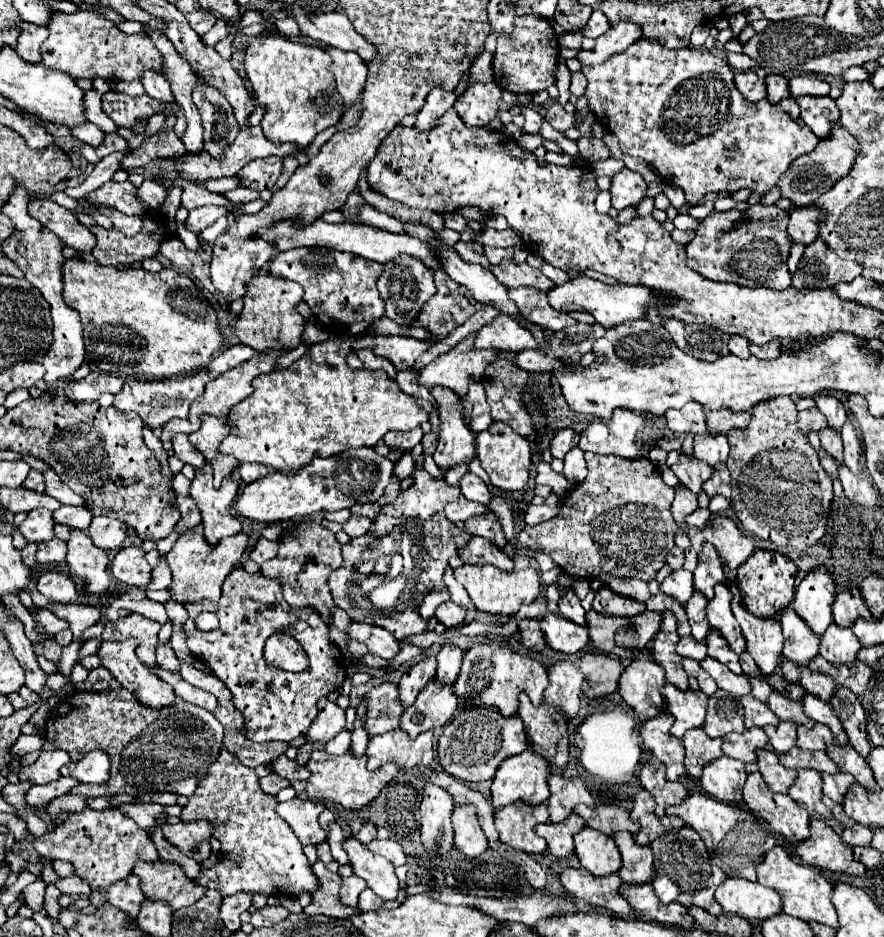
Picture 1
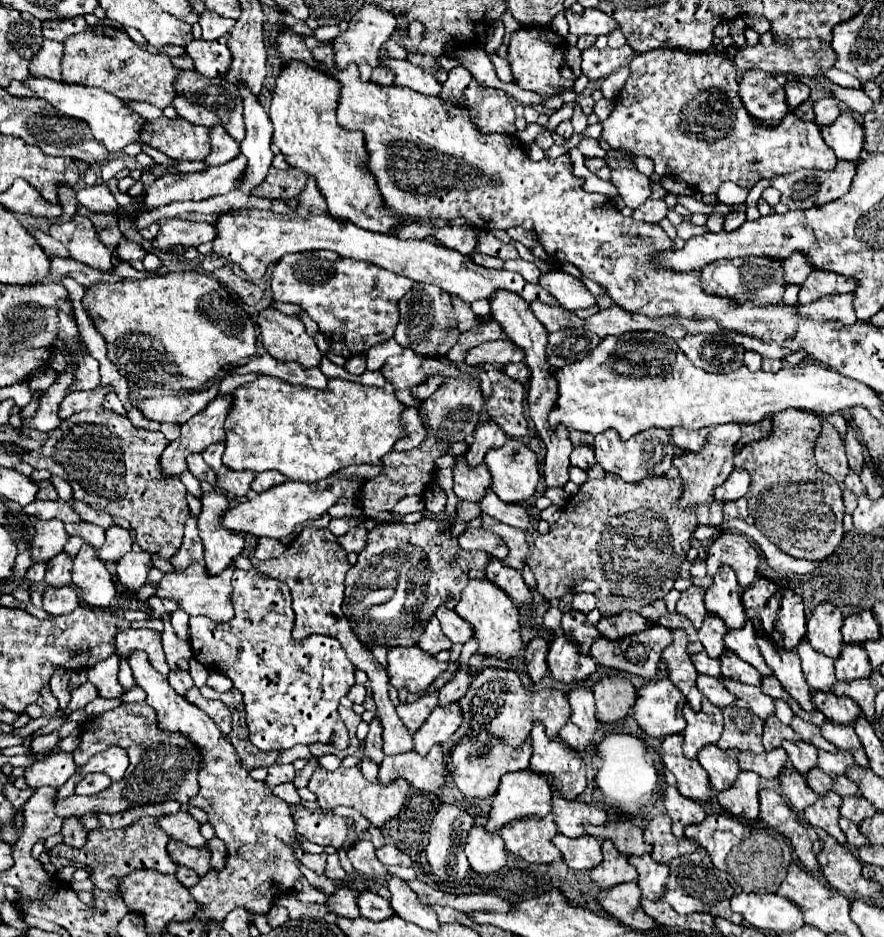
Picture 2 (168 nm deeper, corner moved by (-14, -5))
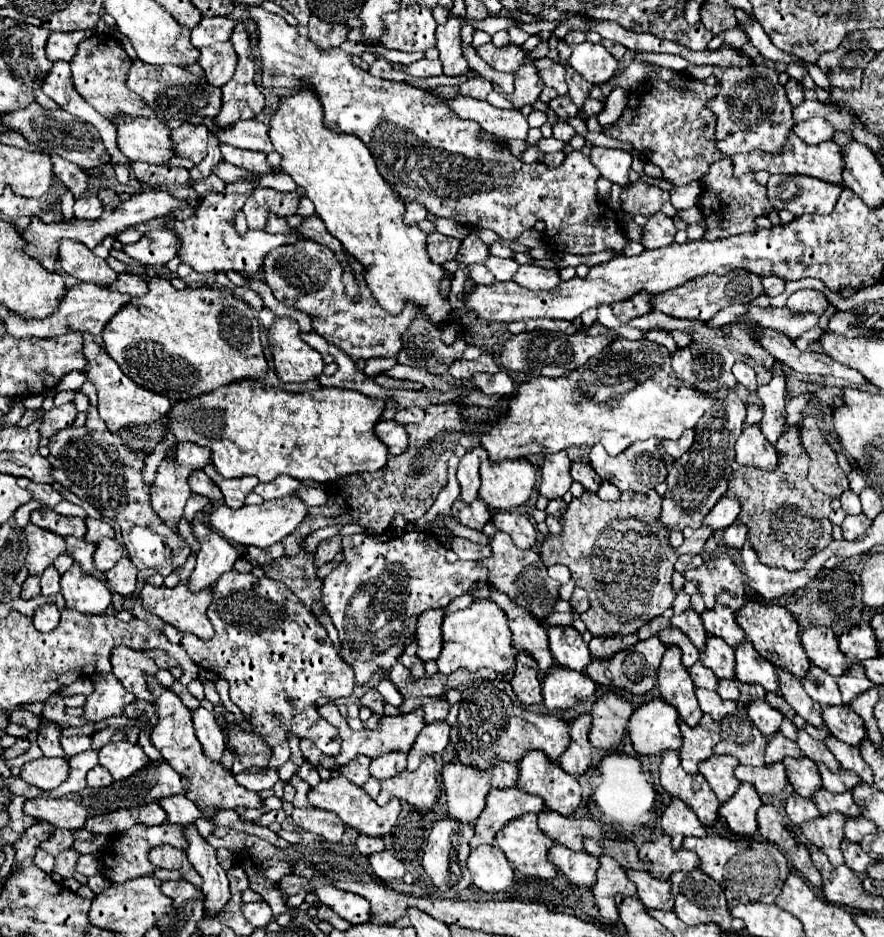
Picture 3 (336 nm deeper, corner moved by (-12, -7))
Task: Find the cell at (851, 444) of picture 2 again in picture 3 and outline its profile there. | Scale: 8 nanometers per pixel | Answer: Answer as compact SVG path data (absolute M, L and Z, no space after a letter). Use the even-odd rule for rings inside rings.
M853 466L851 472L849 472L849 486L851 486L851 490L853 490L855 494L859 494L859 492L867 486L867 482L865 482L865 478L859 474L859 468L857 468L857 466Z

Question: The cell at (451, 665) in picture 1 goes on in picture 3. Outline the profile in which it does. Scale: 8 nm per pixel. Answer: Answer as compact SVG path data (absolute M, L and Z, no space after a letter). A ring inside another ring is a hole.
M437 698L435 702L425 702L423 706L425 710L425 722L437 722L437 720L445 720L449 714L449 702L447 698Z

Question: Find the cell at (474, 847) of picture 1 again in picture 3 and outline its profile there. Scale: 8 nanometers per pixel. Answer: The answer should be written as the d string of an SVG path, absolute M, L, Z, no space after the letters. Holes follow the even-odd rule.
M477 846L471 850L467 866L473 884L485 892L501 892L513 884L513 868L497 846Z

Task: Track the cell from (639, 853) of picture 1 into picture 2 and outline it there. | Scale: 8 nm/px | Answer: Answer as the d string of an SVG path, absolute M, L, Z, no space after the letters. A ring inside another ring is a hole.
M649 854L645 856L629 856L629 864L635 866L639 872L639 888L643 890L643 898L647 900L659 900L665 894L667 878L669 878L669 866L663 866L655 862Z

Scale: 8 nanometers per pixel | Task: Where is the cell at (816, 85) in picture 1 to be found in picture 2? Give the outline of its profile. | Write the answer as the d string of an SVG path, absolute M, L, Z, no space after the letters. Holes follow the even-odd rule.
M825 94L821 100L815 102L815 124L819 128L825 128L825 126L831 126L839 116L839 108L837 108L837 102L833 98L833 94Z

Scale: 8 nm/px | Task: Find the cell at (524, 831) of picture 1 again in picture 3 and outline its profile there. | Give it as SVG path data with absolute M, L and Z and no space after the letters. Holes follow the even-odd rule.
M525 814L511 820L495 836L495 844L521 874L545 880L557 876L557 868L547 860L553 840L537 828L537 814Z

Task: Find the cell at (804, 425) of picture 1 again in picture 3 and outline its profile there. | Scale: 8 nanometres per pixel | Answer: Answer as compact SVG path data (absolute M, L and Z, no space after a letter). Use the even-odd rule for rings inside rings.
M807 416L801 422L801 436L803 436L803 446L811 458L809 476L807 476L809 482L813 484L815 490L825 492L831 498L841 496L849 488L847 474L839 468L837 456L831 450L829 442L825 440L813 416Z

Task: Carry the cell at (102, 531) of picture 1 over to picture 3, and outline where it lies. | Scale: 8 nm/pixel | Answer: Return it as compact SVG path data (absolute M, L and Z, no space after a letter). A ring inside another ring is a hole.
M101 538L97 542L97 550L93 554L95 568L99 572L111 570L115 566L115 562L123 556L123 552L125 552L125 546L117 538Z

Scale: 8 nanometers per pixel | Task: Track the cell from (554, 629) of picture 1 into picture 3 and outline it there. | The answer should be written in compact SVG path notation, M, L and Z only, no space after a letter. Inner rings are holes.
M553 664L553 672L543 680L543 702L549 710L571 708L577 700L591 698L595 686L585 672L559 672Z

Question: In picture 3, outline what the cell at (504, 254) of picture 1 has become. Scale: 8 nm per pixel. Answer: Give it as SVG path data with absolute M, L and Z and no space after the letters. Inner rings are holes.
M469 232L463 240L461 240L461 248L455 256L455 260L459 264L473 264L473 262L483 262L487 256L491 256L489 246L473 232Z

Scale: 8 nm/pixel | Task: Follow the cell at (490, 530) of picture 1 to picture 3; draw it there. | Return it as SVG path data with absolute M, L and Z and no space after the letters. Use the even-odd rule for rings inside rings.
M455 538L451 548L459 556L459 560L485 560L491 556L491 548L483 544L475 544L467 538Z

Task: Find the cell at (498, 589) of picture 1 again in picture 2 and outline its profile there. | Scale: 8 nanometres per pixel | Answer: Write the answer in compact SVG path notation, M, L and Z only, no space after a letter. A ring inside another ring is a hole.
M469 580L467 588L461 592L461 600L457 602L455 612L473 628L473 636L479 644L475 654L499 660L511 660L521 654L523 640L519 626L519 610L515 610L515 606L511 606L511 598L507 598L507 594L503 594L503 590L499 590L497 586L491 586L491 582Z

